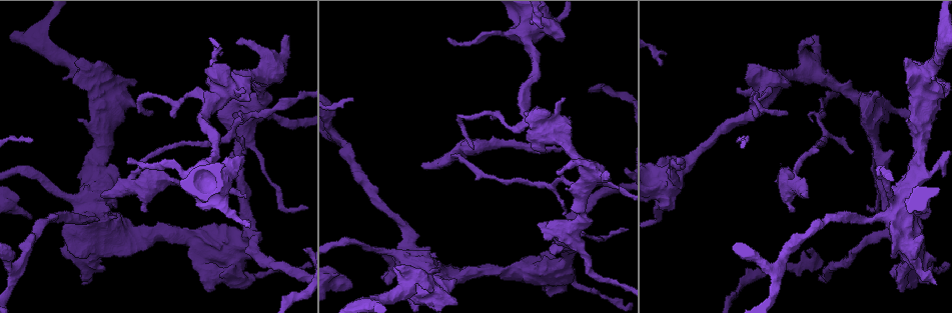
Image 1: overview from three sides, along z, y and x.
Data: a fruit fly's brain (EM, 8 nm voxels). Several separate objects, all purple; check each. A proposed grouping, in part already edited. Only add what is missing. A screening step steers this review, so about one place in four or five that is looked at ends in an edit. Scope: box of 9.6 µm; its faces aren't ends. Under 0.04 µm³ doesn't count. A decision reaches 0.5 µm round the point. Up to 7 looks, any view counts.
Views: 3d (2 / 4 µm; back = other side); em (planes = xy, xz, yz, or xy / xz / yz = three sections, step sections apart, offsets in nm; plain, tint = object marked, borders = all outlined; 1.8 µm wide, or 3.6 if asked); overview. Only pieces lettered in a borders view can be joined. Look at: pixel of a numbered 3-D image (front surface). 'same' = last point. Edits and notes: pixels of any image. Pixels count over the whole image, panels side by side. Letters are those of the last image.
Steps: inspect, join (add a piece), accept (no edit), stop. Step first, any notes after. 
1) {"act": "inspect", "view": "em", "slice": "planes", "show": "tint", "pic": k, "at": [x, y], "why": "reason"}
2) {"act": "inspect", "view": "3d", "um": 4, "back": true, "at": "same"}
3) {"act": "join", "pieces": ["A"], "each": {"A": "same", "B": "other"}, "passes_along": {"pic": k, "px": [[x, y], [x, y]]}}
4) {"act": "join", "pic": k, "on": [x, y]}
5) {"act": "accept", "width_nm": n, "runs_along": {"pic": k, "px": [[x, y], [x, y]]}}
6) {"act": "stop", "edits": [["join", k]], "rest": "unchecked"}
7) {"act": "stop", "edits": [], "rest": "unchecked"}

{"act": "inspect", "view": "em", "slice": "planes", "show": "borders", "pic": 1, "at": [287, 37], "why": "free end"}

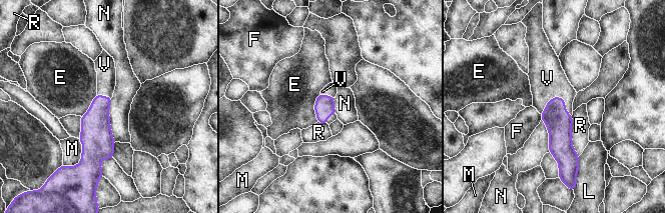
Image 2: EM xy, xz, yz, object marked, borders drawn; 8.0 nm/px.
{"act": "join", "pieces": ["V"], "longest_contact_nm": ["N", 360], "each": {"E": "other", "F": "other", "L": "other", "M": "other", "N": "other", "R": "other", "V": "same"}, "passes_along": {"pic": 2, "px": [[559, 123], [558, 97], [547, 78]]}, "found": "it goes on there"}

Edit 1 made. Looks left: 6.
{"act": "inspect", "view": "3d", "um": 4, "pic": 1, "at": [246, 196]}

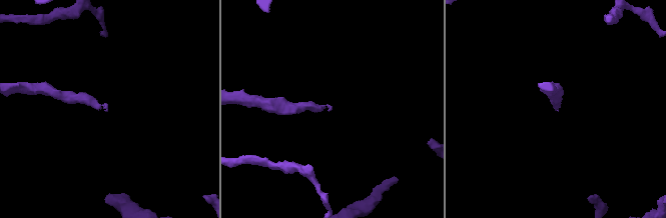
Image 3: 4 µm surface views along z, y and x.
{"act": "inspect", "view": "em", "slice": "planes", "show": "borders", "pic": 3, "at": [331, 109], "why": "need the tissue"}

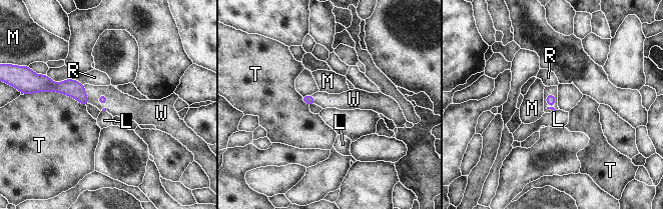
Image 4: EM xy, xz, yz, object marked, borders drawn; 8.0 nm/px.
{"act": "join", "pieces": ["W"], "each": {"L": "other", "M": "other", "R": "other", "T": "other", "W": "same"}, "passes_along": {"pic": 4, "px": [[550, 99], [547, 103], [553, 90]]}, "found": "it goes on there"}

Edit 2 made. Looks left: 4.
{"act": "inspect", "view": "overview"}

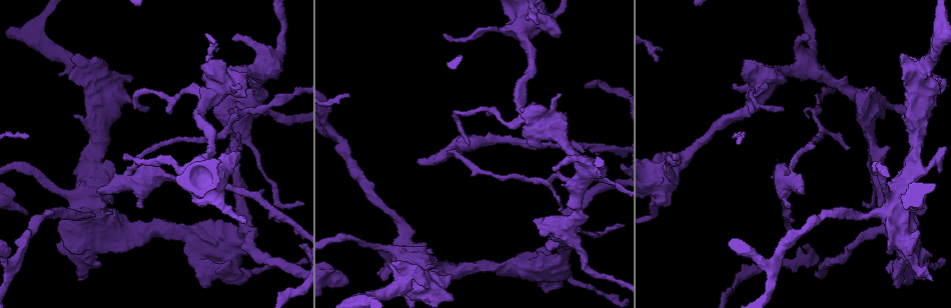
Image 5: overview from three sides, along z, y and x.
{"act": "inspect", "view": "3d", "um": 4, "pic": 5, "at": [908, 274], "why": "sharp bend"}

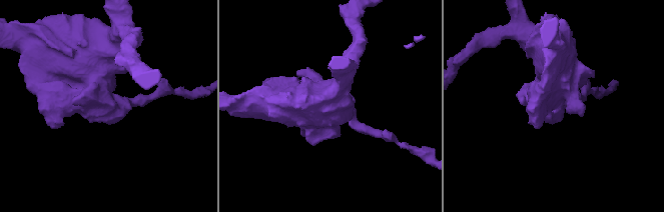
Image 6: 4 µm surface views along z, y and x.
{"act": "inspect", "view": "em", "um": 3.6, "slice": "yz", "step": 8, "show": "tint", "pic": 6, "at": [556, 107], "why": "need the tissue"}

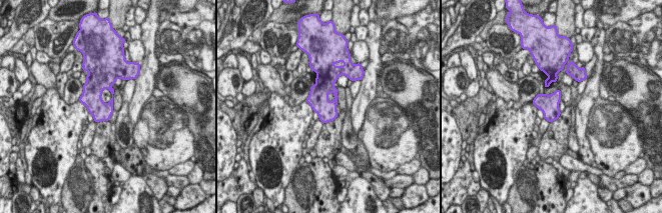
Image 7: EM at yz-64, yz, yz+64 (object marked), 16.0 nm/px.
{"act": "inspect", "view": "em", "um": 3.6, "slice": "planes", "show": "borders", "at": "same", "why": "another direction"}

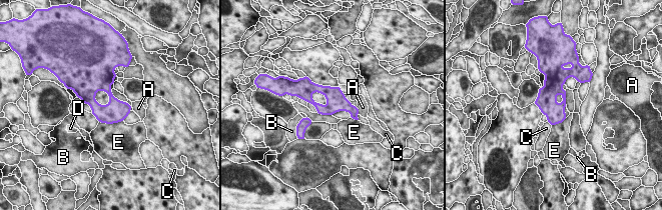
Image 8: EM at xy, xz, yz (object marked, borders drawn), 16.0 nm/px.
{"act": "accept", "each": {"A": "other", "B": "other", "C": "other", "D": "other", "E": "other"}, "found": "none of them fits"}

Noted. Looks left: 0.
{"act": "stop", "edits": [["join", 2], ["join", 4]], "rest": "unchecked"}

